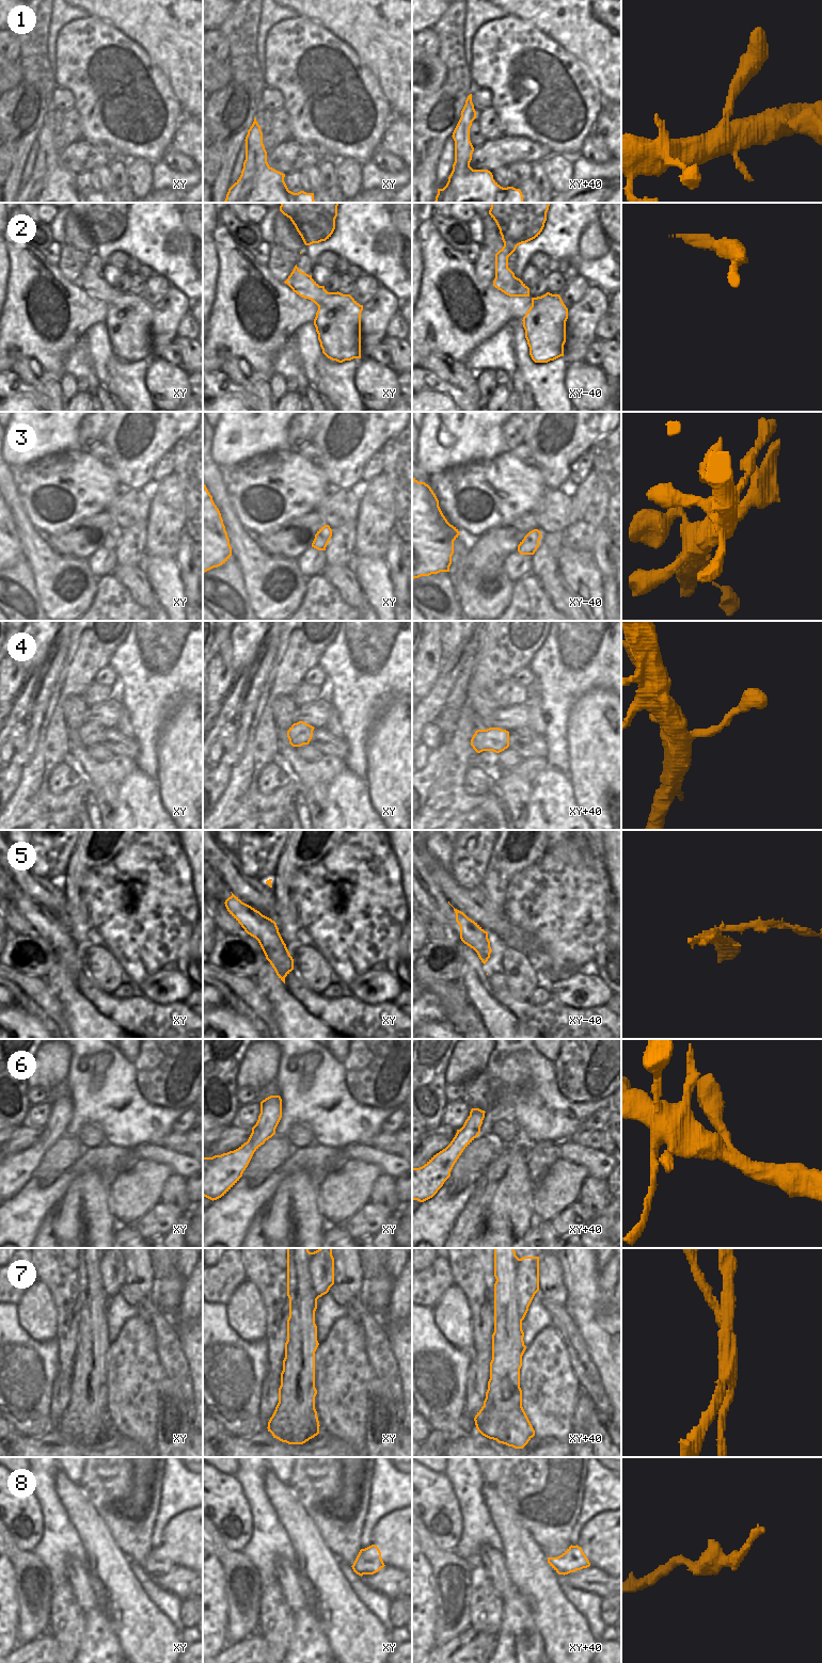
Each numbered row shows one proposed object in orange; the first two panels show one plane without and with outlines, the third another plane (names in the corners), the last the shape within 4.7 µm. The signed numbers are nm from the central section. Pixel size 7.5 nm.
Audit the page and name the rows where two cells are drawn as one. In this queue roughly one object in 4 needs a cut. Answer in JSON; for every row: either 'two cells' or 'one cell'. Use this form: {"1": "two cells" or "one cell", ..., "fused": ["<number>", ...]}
{"1": "one cell", "2": "one cell", "3": "one cell", "4": "one cell", "5": "two cells", "6": "one cell", "7": "two cells", "8": "one cell", "fused": ["5", "7"]}

